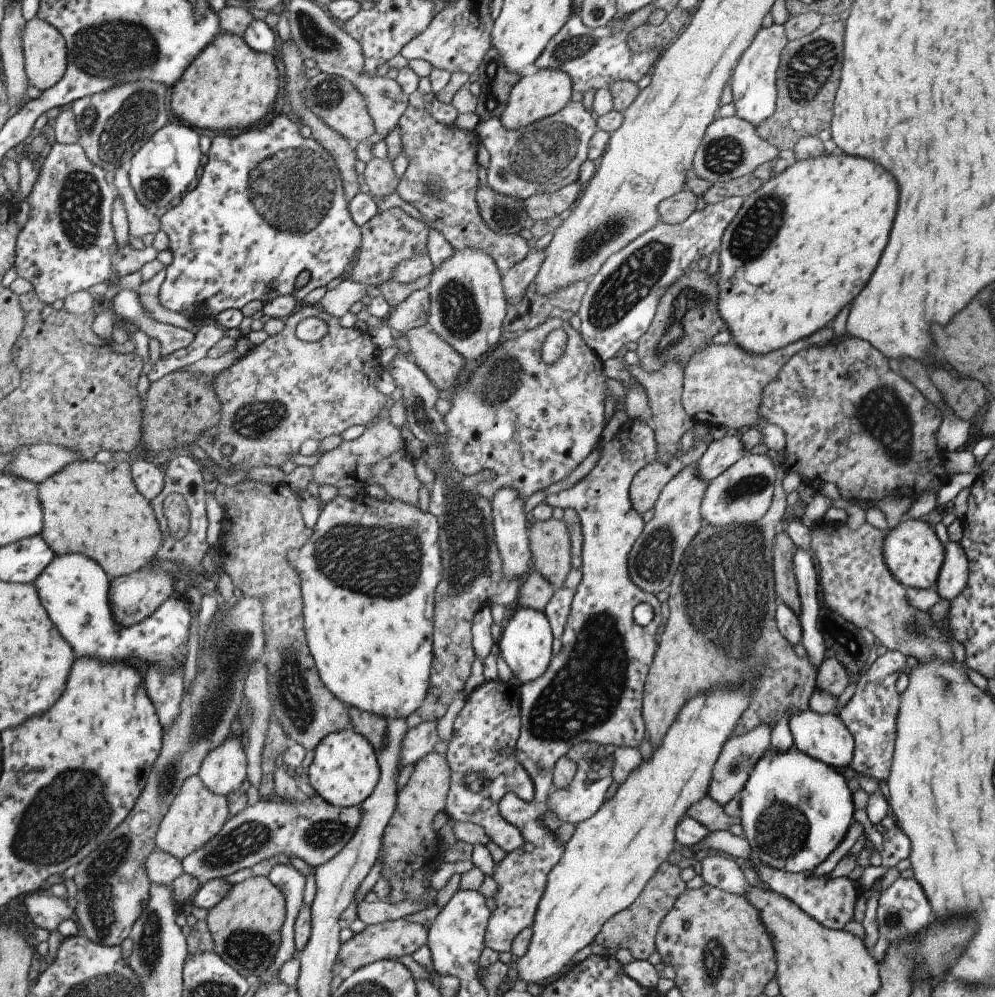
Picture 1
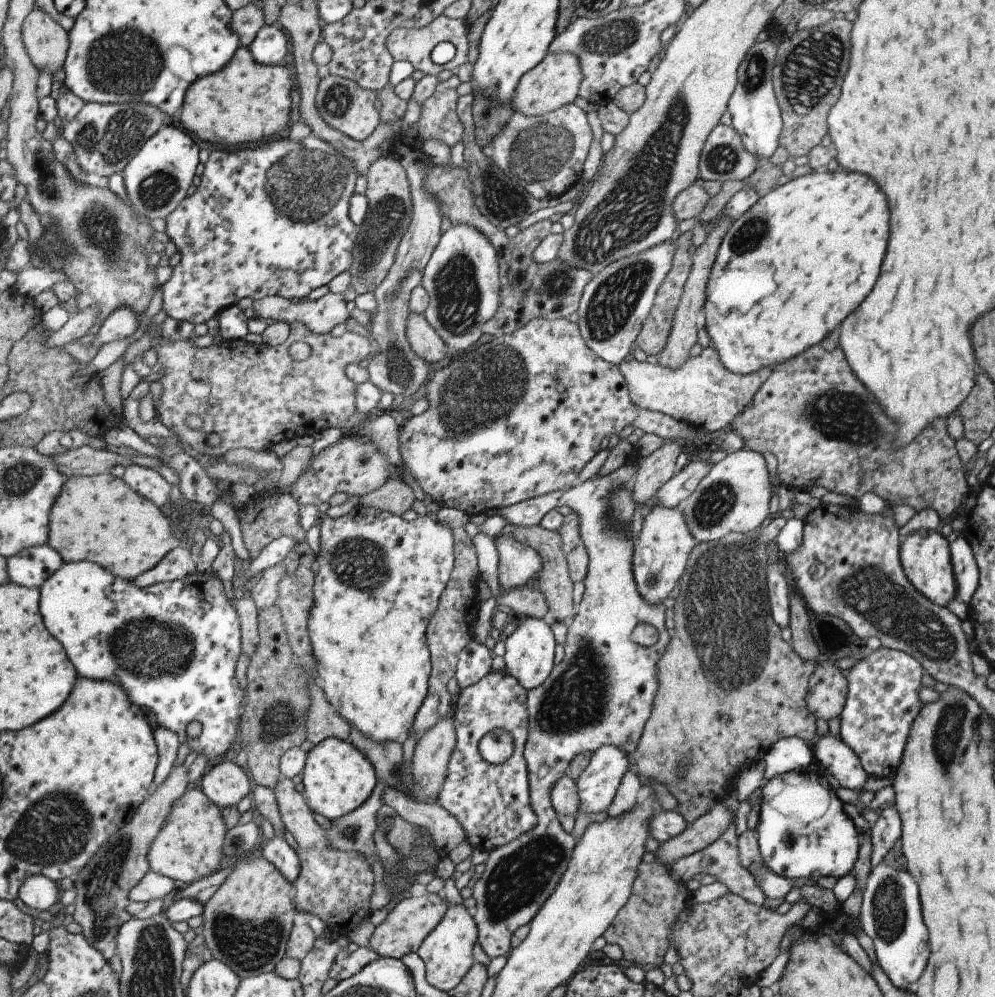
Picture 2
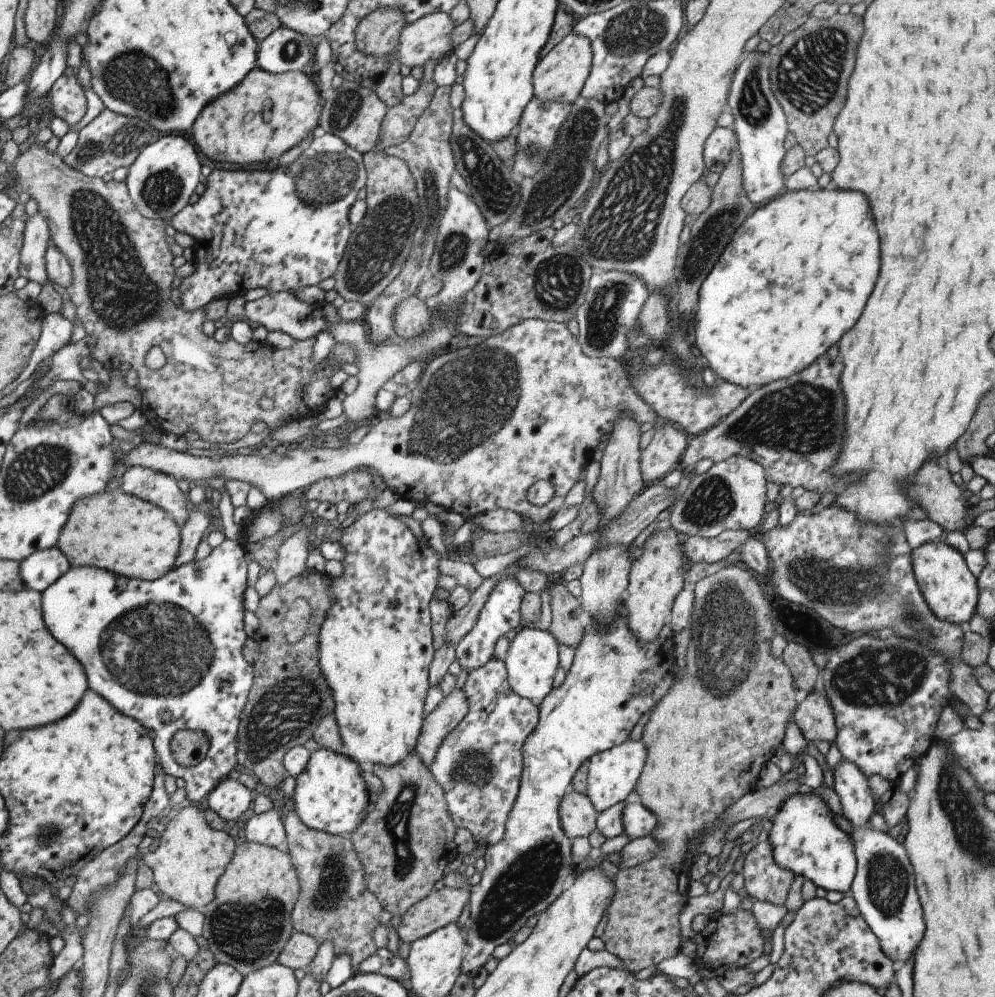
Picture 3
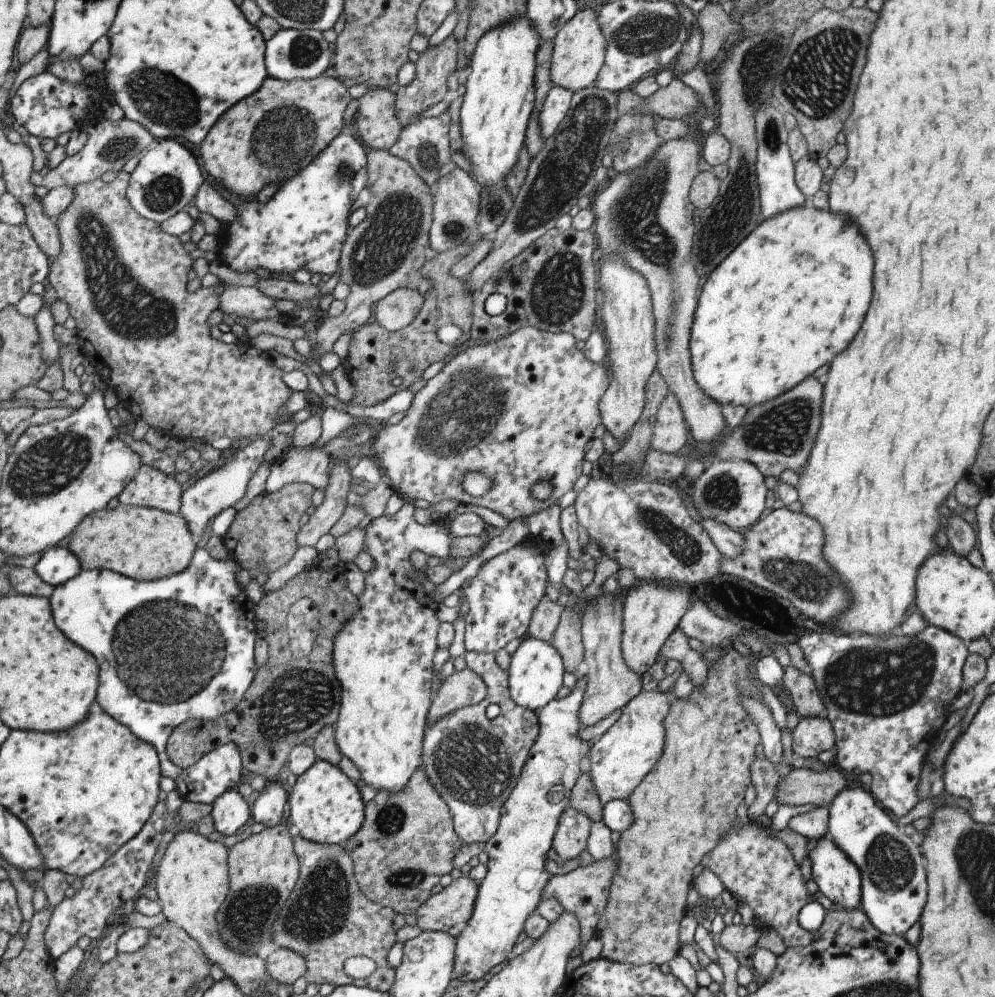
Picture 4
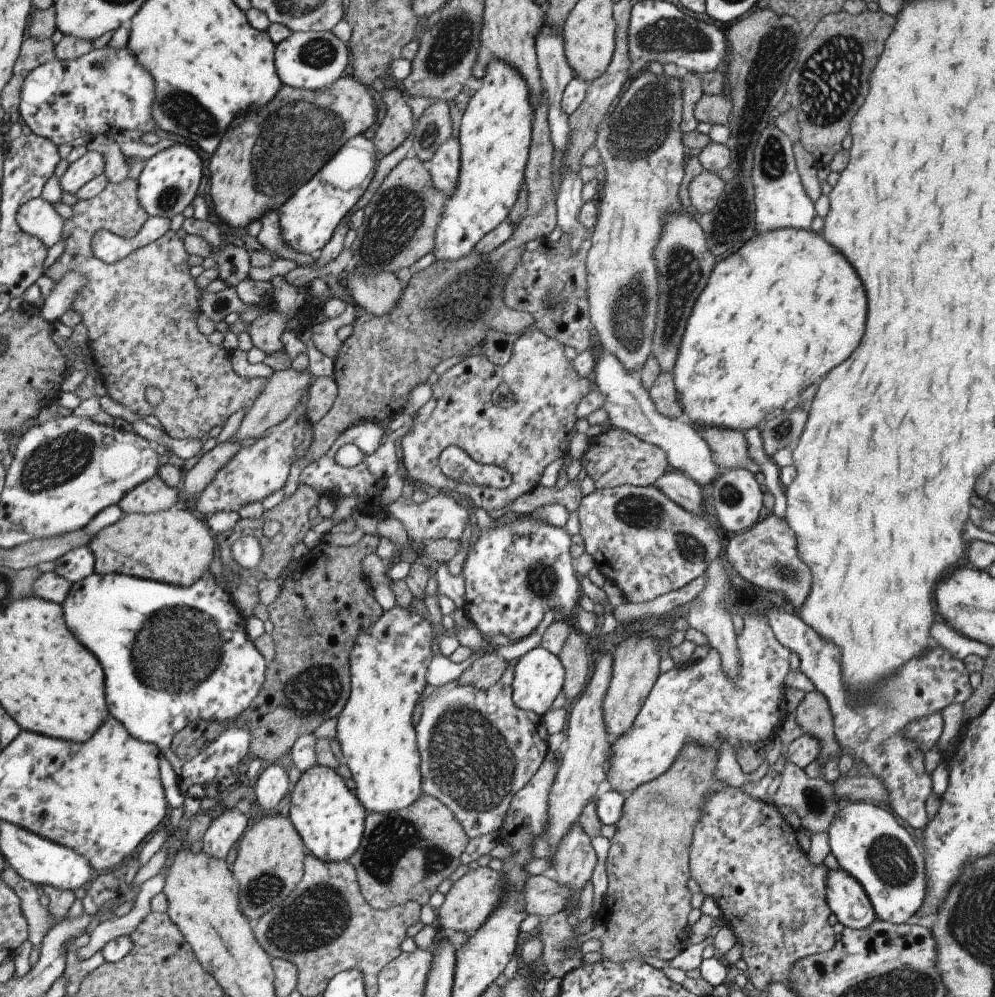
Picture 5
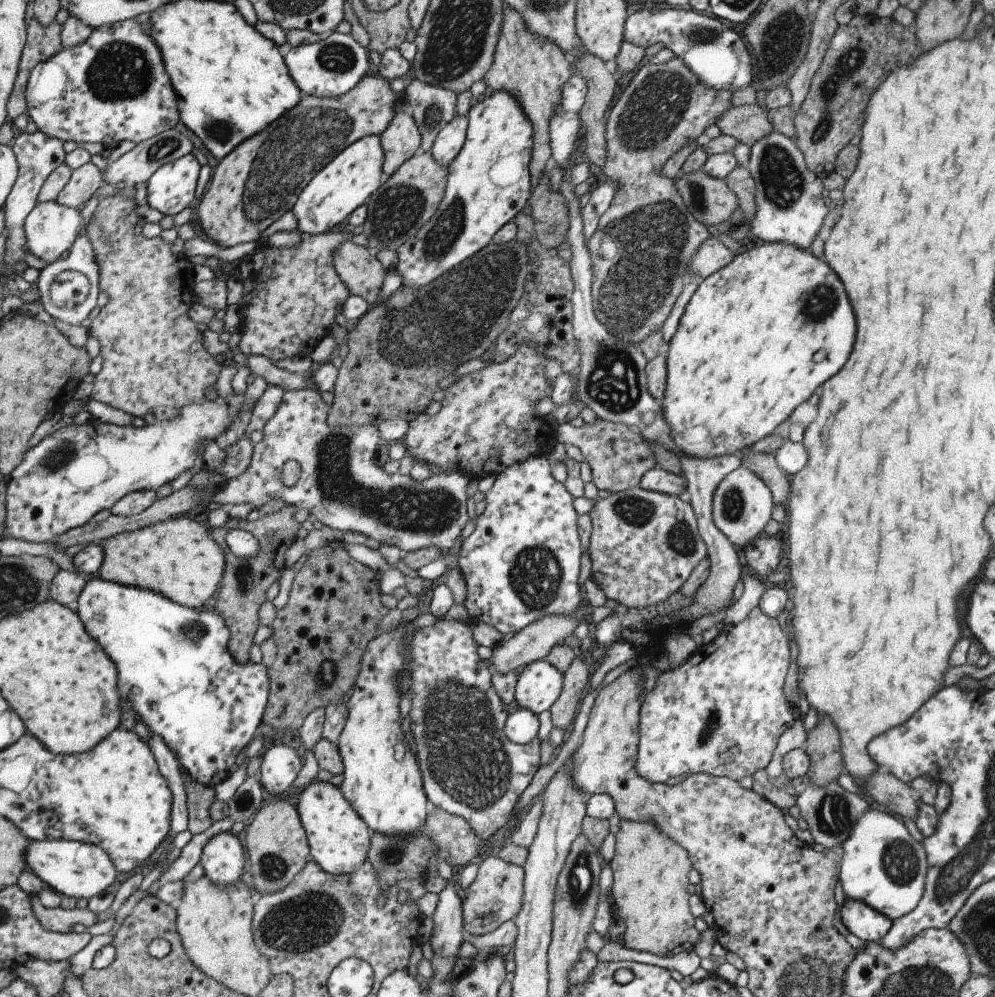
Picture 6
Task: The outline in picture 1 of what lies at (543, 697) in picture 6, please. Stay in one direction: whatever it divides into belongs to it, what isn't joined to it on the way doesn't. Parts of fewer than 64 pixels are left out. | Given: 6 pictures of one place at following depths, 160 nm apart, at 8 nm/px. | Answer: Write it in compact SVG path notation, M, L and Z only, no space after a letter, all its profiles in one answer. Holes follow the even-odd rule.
M516 607L515 614L503 625L500 637L497 642L497 651L519 684L531 682L545 672L552 658L553 638L549 622L547 622L543 611Z

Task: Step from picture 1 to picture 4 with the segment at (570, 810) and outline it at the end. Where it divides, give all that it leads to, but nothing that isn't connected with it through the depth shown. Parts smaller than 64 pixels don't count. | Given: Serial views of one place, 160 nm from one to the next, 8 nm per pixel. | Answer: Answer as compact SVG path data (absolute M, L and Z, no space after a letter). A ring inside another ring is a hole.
M672 689L666 694L654 690L639 691L622 706L619 718L612 726L591 745L586 771L601 806L615 799L626 799L661 756L664 737L662 720L675 698Z

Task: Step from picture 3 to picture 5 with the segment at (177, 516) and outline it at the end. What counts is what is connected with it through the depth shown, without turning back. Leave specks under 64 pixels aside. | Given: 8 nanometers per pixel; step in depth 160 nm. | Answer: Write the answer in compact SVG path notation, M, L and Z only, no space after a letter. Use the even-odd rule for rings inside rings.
M157 475L135 485L124 493L117 506L125 513L154 513L175 507L178 492L175 487L167 486Z

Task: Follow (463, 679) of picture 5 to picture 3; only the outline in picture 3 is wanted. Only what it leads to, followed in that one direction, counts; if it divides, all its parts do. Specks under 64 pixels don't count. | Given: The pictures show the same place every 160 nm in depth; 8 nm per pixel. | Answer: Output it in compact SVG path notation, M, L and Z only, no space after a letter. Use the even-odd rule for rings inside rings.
M453 689L422 720L413 753L428 769L442 740L461 722L468 706L463 692Z

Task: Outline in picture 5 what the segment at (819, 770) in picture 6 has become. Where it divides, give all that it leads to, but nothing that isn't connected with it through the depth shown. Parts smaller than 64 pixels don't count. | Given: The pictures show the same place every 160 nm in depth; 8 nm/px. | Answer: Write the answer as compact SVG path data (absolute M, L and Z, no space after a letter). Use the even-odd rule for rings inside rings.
M819 691L804 693L795 706L795 722L803 733L813 735L819 741L820 753L817 760L821 766L831 756L841 757L839 746L834 739L830 708Z

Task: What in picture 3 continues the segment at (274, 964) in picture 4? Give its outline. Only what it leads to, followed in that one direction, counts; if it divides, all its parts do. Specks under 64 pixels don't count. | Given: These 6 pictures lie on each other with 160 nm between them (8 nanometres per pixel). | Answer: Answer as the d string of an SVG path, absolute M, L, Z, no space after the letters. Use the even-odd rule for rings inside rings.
M292 932L283 950L278 954L276 962L292 970L305 968L315 956L318 942L308 934Z

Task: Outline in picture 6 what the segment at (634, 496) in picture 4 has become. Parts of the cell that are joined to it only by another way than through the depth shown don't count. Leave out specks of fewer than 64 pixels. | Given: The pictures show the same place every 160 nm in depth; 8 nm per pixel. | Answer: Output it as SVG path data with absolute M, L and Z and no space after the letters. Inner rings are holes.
M637 485L610 493L607 498L597 498L588 514L592 526L587 551L591 562L590 576L602 588L606 598L627 609L642 609L666 601L678 592L692 570L706 557L706 546L687 499L643 490Z

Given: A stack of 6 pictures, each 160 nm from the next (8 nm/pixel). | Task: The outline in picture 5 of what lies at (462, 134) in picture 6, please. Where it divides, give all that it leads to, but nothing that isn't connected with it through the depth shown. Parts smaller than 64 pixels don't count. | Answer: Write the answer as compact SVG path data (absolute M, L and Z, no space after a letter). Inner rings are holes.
M452 137L440 144L430 158L429 176L433 186L445 196L454 193L458 181L460 146Z

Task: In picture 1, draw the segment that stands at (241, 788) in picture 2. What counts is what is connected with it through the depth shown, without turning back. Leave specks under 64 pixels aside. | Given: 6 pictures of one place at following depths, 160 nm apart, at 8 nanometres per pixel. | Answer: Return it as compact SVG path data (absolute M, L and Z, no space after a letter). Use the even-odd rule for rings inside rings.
M234 733L213 748L200 764L196 775L209 792L226 797L246 779L244 737Z

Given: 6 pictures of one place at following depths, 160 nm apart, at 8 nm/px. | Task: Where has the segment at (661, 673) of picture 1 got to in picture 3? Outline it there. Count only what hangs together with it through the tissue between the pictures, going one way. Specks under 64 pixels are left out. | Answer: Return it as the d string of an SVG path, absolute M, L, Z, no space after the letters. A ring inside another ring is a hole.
M741 561L715 570L711 574L697 580L693 587L693 608L690 612L690 621L686 626L691 637L685 651L685 665L683 668L677 669L677 674L674 677L672 685L669 690L652 706L650 710L649 719L643 726L640 741L646 747L646 757L635 783L634 790L639 795L640 803L650 810L657 819L657 826L650 832L651 835L662 848L654 857L643 861L638 865L630 866L628 868L619 868L615 877L616 893L614 894L611 904L608 906L607 922L601 940L604 944L604 949L611 952L613 956L617 956L622 960L624 970L629 973L636 973L647 966L656 966L658 962L663 959L676 955L680 948L680 924L678 921L678 914L684 904L687 902L687 886L689 884L689 866L693 862L693 858L698 853L706 853L707 856L717 856L720 852L721 846L724 844L723 835L730 829L732 825L724 823L723 827L716 826L716 820L722 817L724 810L738 798L741 798L747 790L754 788L761 768L769 763L769 758L780 745L784 734L786 733L786 726L793 718L795 708L795 690L794 680L785 666L783 659L771 655L769 651L769 644L771 638L776 634L774 631L774 624L771 620L772 608L770 602L767 601L764 587L760 584L759 578L748 569Z

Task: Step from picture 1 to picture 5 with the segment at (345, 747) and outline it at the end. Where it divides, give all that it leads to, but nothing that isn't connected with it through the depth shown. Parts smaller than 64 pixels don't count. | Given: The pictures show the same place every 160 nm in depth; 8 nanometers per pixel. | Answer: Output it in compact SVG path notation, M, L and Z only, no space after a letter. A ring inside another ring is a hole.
M315 764L301 773L291 793L279 800L272 813L287 816L309 854L325 862L337 862L349 858L359 846L366 810L335 770Z

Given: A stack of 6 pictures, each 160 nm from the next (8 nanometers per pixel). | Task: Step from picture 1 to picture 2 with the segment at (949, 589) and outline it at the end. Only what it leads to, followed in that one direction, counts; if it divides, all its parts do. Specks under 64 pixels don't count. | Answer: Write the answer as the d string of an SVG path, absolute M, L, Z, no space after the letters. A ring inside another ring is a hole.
M963 536L948 544L950 565L954 576L956 593L954 598L968 603L973 596L978 581L978 568L973 553Z

